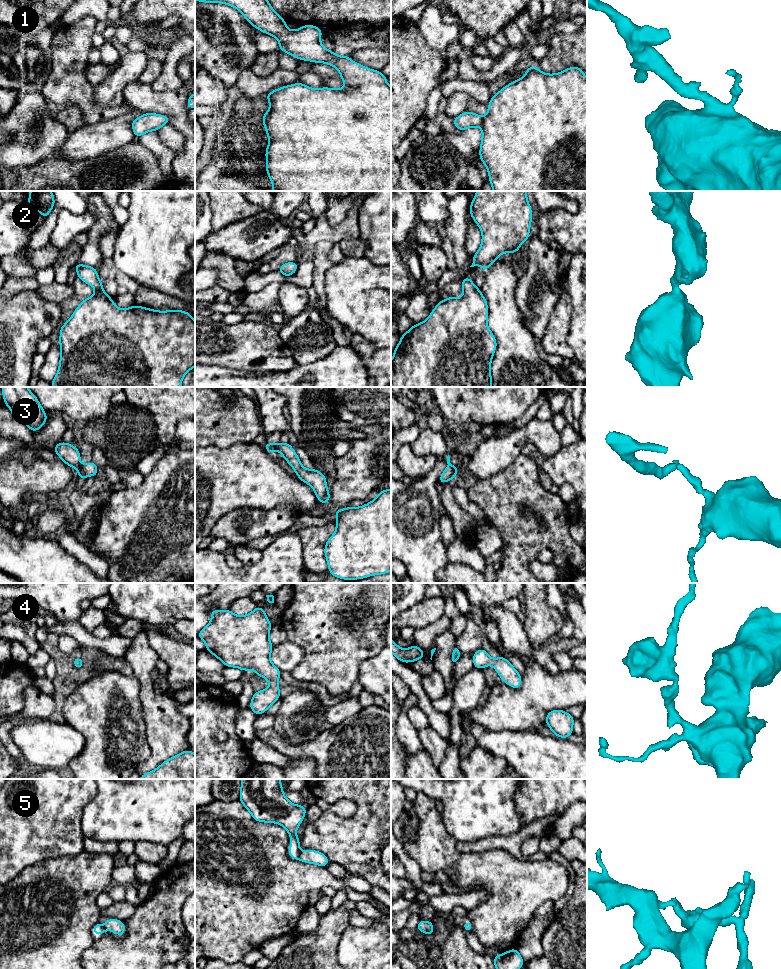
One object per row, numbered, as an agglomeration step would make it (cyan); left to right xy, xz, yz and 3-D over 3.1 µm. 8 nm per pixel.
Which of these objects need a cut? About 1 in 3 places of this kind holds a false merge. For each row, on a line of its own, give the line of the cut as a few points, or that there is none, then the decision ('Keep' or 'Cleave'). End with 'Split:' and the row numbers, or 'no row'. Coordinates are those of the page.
1: No split. Keep
2: No split. Keep
3: Split along xz (276, 444), (274, 449). Cleave
4: No split. Keep
5: No split. Keep
Split: 3

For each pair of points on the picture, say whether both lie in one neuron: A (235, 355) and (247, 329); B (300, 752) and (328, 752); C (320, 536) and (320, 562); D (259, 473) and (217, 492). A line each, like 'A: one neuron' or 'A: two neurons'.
A: one neuron
B: one neuron
C: one neuron
D: one neuron

